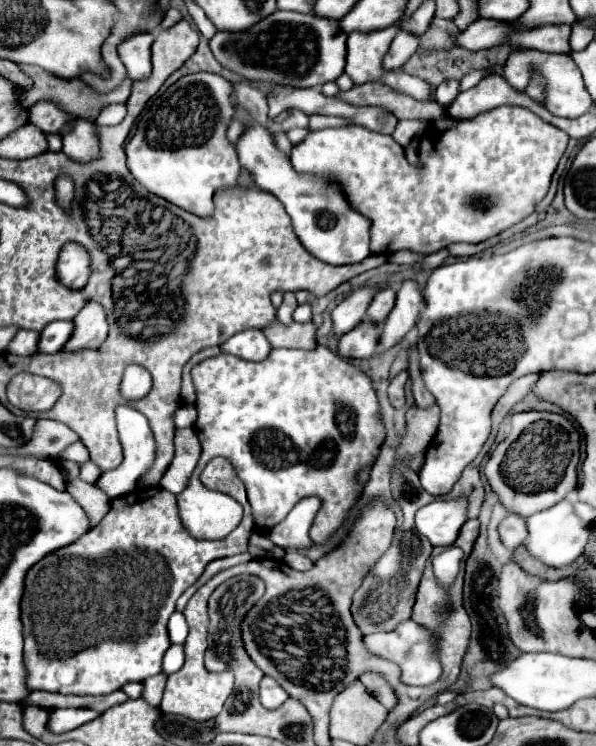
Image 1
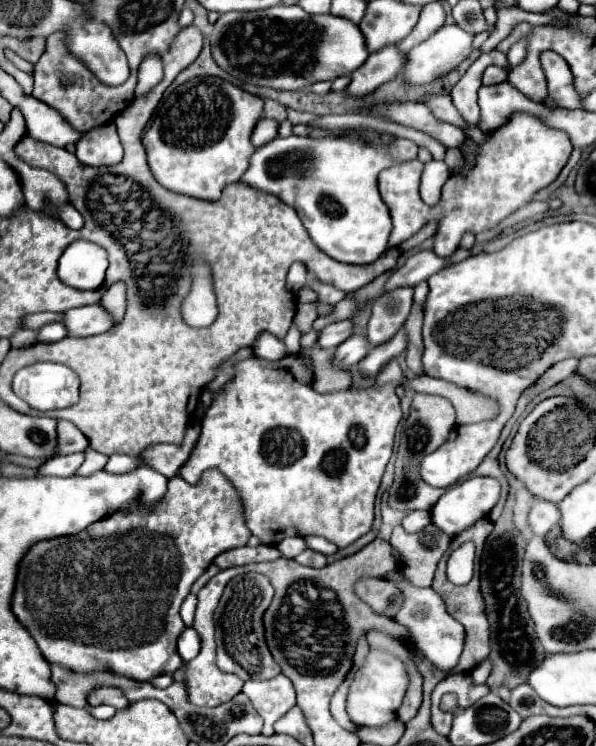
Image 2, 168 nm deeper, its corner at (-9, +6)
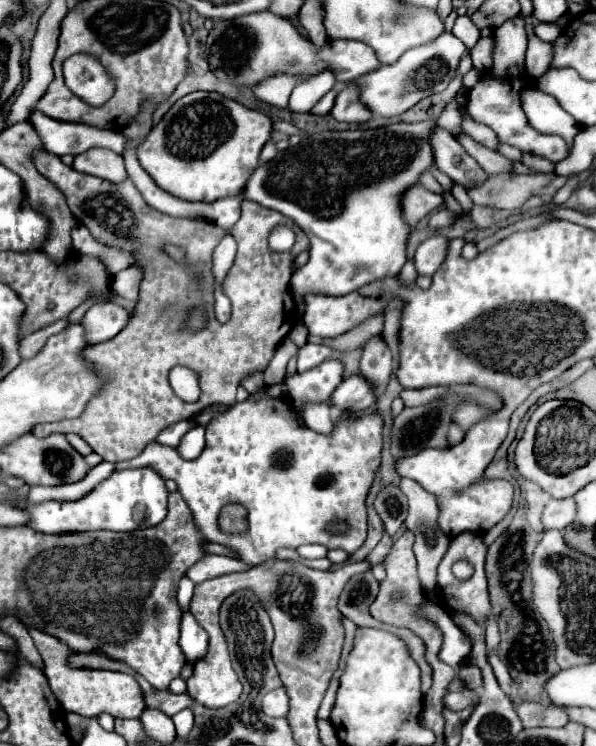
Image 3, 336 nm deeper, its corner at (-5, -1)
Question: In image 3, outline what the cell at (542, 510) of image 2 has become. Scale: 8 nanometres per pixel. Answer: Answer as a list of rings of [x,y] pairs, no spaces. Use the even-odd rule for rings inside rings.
[[[573,498],[567,500],[551,500],[541,516],[545,530],[563,530],[573,522],[575,516],[575,504]]]

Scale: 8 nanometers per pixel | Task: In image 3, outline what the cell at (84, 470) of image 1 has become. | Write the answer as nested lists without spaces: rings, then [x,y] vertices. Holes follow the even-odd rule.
[[[263,386],[263,388],[259,388],[257,392],[249,394],[249,398],[247,398],[245,402],[239,402],[239,404],[231,406],[225,414],[219,414],[217,418],[213,418],[213,420],[209,422],[207,434],[205,434],[207,444],[205,444],[205,450],[201,452],[199,458],[195,458],[195,460],[185,460],[179,456],[175,448],[163,446],[163,444],[159,444],[159,442],[151,442],[151,444],[145,448],[145,452],[139,454],[137,458],[125,460],[125,462],[117,462],[117,464],[115,464],[115,470],[125,470],[125,468],[149,468],[149,466],[151,466],[159,476],[171,478],[171,480],[177,484],[179,494],[185,498],[185,502],[187,502],[189,508],[193,510],[193,516],[197,518],[197,526],[199,526],[203,538],[205,538],[207,542],[219,542],[219,544],[225,544],[225,546],[235,548],[235,550],[241,554],[241,560],[243,560],[243,562],[261,564],[263,560],[273,558],[275,552],[277,552],[279,548],[297,548],[297,546],[301,546],[301,544],[321,544],[321,546],[325,546],[327,550],[341,548],[341,550],[345,550],[347,554],[353,554],[353,552],[365,542],[365,538],[367,538],[367,506],[365,506],[365,498],[367,498],[367,494],[369,494],[369,488],[371,488],[371,484],[373,484],[373,480],[375,480],[375,474],[377,474],[377,468],[379,468],[379,464],[381,464],[383,416],[381,416],[381,414],[367,414],[367,416],[359,416],[359,418],[355,418],[355,416],[339,418],[339,420],[335,420],[333,432],[331,432],[331,434],[319,434],[319,432],[313,432],[313,430],[307,428],[307,426],[301,426],[299,420],[293,416],[293,410],[291,410],[291,408],[293,408],[293,406],[291,406],[291,402],[289,402],[287,396],[271,398],[271,396],[267,396],[267,386]],[[227,504],[241,504],[241,506],[247,508],[247,530],[245,530],[245,532],[241,532],[241,534],[227,534],[227,532],[223,532],[223,530],[219,528],[217,518],[219,518],[223,506],[227,506]],[[333,524],[345,524],[347,530],[343,530],[343,532],[331,532],[331,526],[333,526]]]

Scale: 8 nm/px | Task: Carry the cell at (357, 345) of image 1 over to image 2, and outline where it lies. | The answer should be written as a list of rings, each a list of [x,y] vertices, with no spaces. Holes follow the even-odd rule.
[[[351,335],[347,341],[343,341],[337,349],[335,349],[335,355],[333,355],[333,365],[335,367],[343,367],[343,369],[351,369],[355,367],[361,357],[365,357],[369,353],[369,343],[365,341],[363,335]]]

